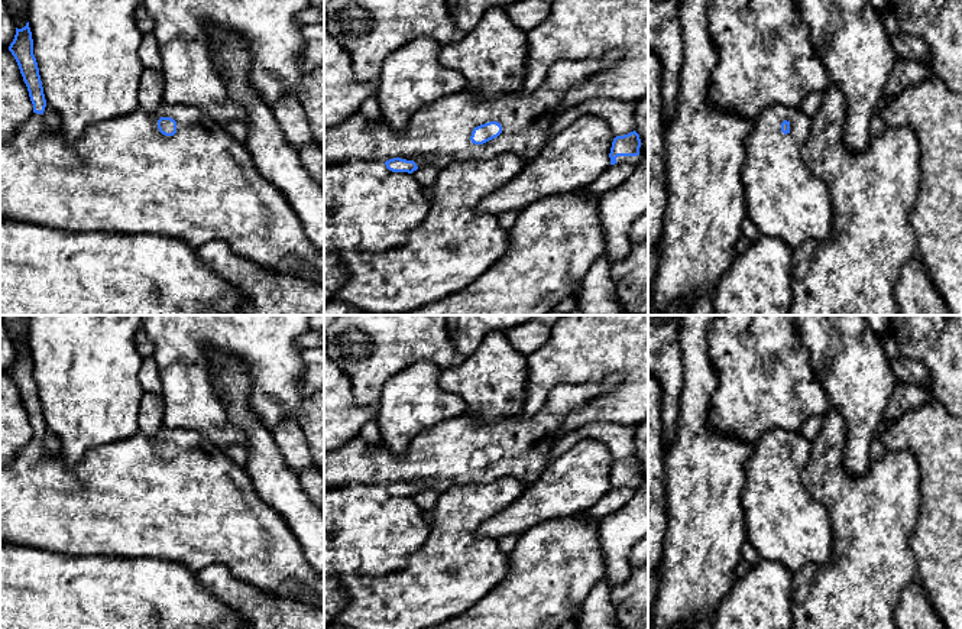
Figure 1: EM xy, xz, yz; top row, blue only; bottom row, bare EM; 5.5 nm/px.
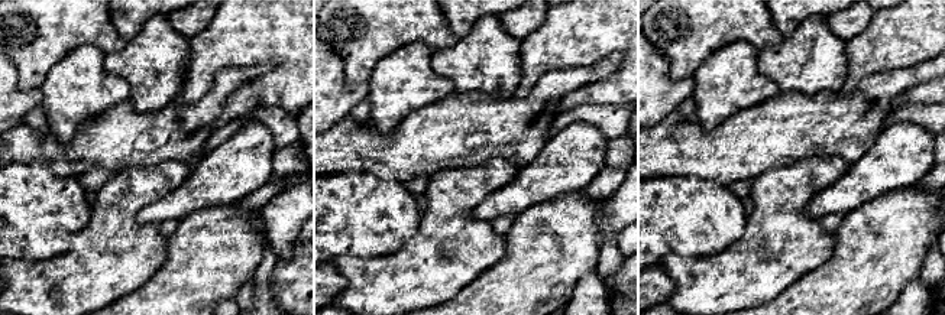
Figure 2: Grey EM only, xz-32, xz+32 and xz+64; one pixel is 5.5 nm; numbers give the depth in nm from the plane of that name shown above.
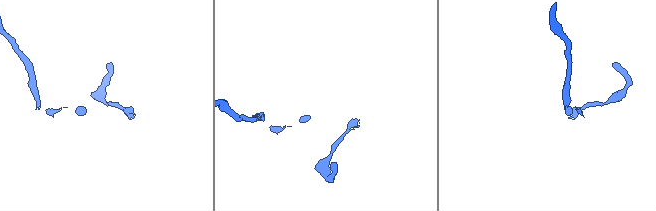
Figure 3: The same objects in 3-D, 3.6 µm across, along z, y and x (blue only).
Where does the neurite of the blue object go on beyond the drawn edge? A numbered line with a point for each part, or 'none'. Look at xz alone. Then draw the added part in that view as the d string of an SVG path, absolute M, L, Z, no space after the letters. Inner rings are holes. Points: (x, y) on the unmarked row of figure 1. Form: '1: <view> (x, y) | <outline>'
1: xz (439, 459) | M615 373L602 382L557 385L550 390L544 406L528 418L515 415L480 424L466 412L417 435L404 454L393 454L386 447L369 444L357 435L343 447L324 455L324 487L347 484L386 486L401 482L414 484L418 493L427 489L443 493L454 486L485 484L506 476L531 484L540 479L551 463L550 451L561 440L560 428L566 416L590 399L613 392L622 380L623 375ZM489 445L498 445L502 450L502 457L483 468L474 468L470 464L473 453Z

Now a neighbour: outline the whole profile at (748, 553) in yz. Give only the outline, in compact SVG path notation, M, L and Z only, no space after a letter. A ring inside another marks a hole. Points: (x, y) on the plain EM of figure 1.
M748 539L741 547L741 557L744 561L746 561L751 565L755 565L762 560Z

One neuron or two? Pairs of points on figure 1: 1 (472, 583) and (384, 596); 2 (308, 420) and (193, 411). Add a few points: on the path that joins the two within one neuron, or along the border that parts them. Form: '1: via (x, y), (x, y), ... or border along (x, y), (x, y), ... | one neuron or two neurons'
1: via (450, 583), (439, 583), (421, 596), (405, 596) | one neuron
2: border along (305, 399), (295, 415) | two neurons

